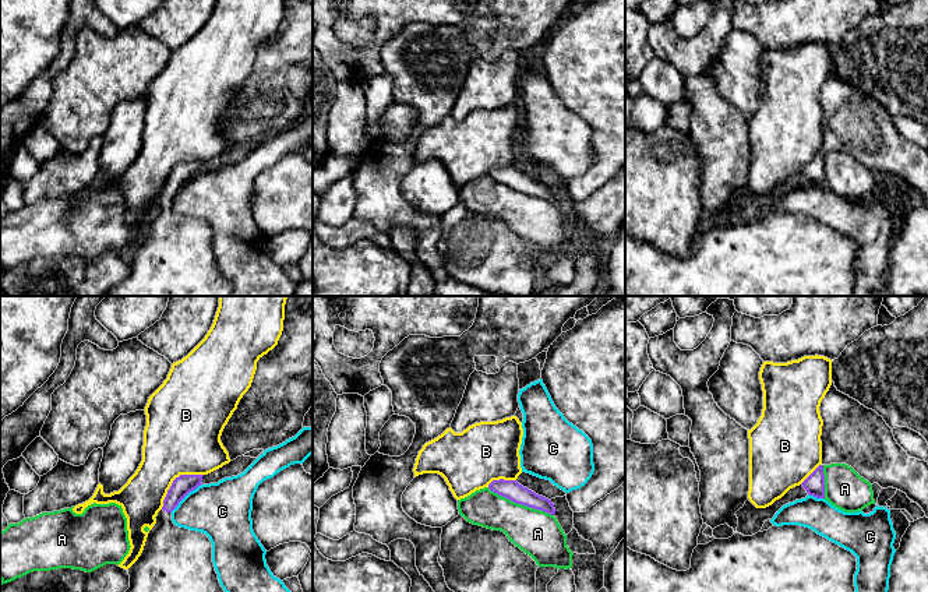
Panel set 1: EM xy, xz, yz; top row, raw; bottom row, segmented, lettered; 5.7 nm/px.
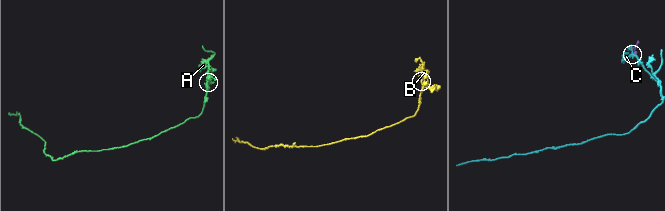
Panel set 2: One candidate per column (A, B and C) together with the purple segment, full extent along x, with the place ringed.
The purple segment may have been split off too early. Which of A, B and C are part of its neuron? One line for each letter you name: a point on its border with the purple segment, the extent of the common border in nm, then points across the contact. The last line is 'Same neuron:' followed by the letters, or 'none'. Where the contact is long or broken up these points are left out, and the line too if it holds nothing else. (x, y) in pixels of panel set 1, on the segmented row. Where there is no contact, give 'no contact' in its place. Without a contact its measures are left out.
Same neuron: none

